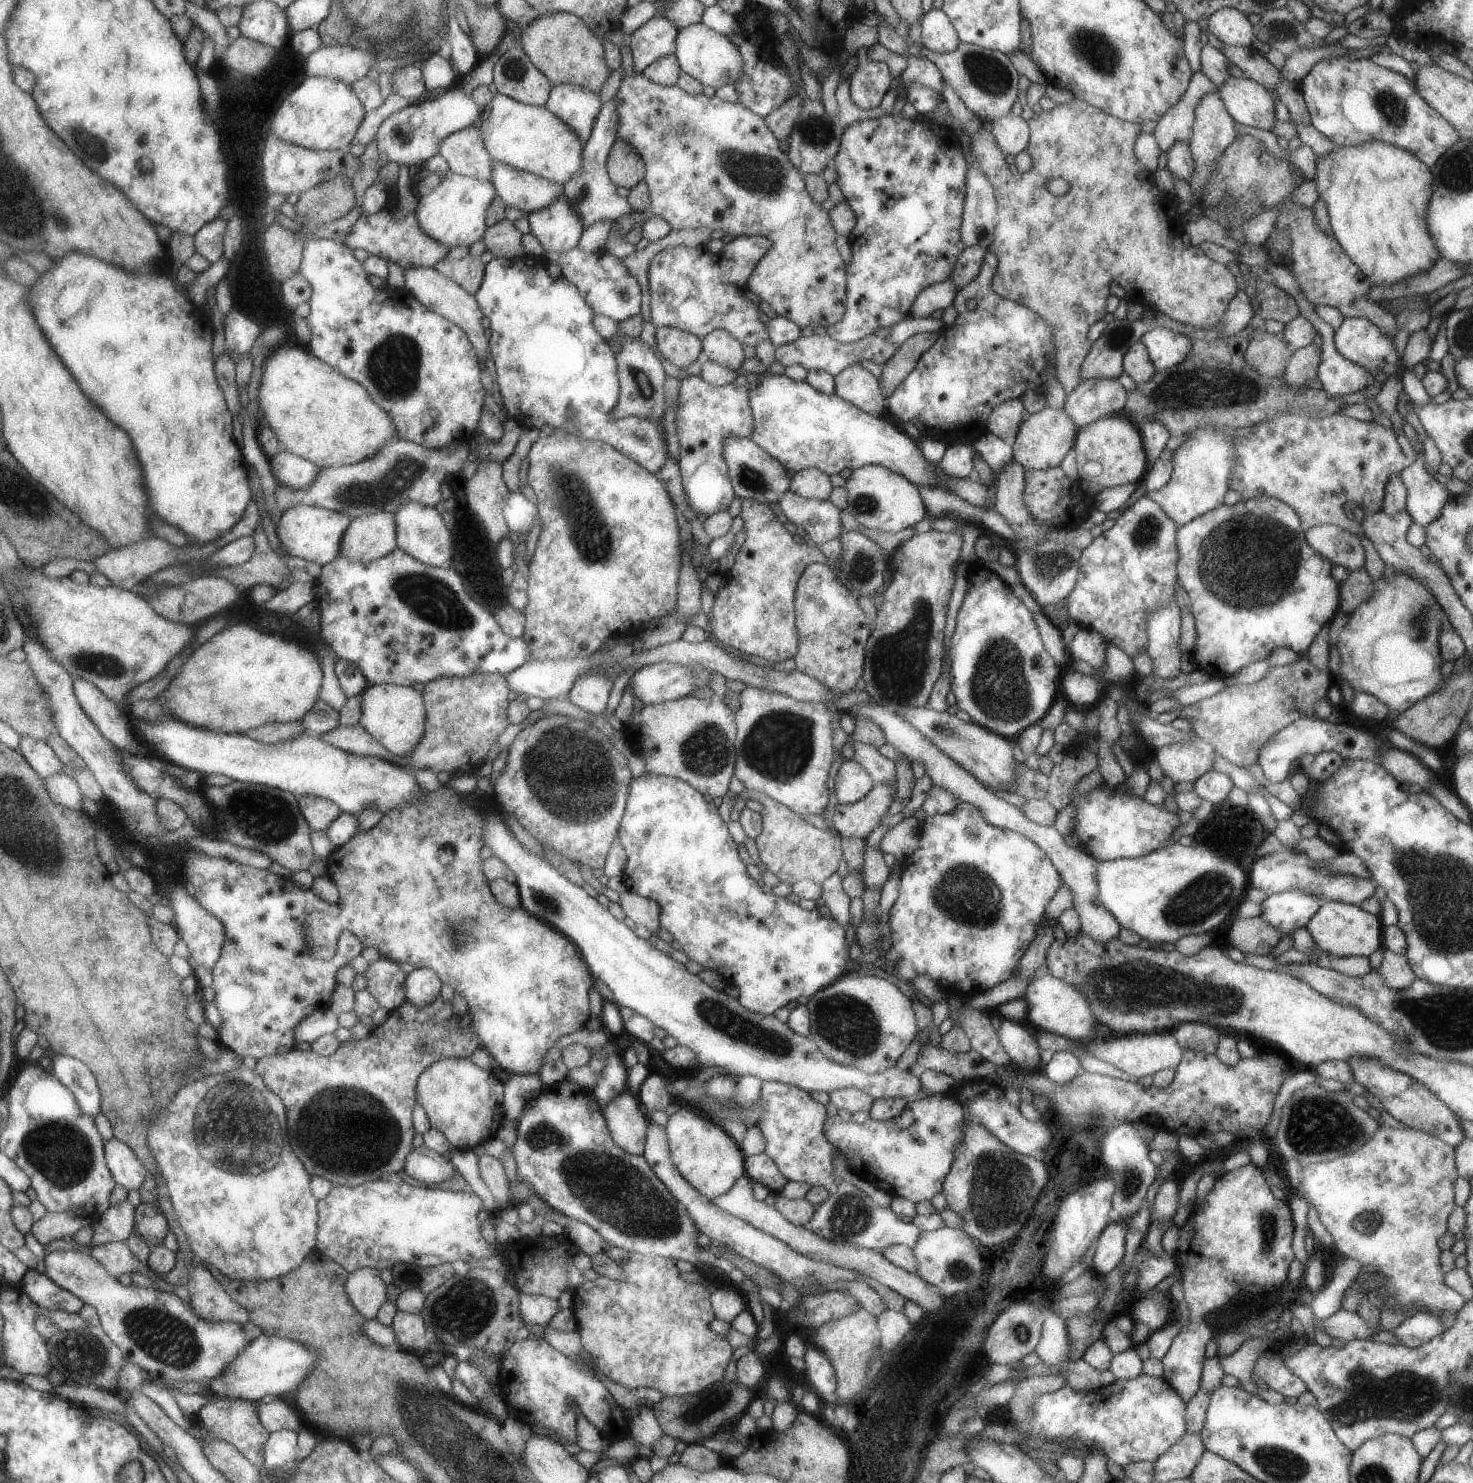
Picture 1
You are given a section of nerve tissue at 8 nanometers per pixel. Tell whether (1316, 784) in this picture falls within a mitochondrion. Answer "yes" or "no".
no

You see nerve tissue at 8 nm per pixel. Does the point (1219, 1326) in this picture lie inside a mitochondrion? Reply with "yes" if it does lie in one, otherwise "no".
no

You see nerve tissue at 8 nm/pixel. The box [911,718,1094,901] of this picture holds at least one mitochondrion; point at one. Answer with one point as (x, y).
(947, 730)

